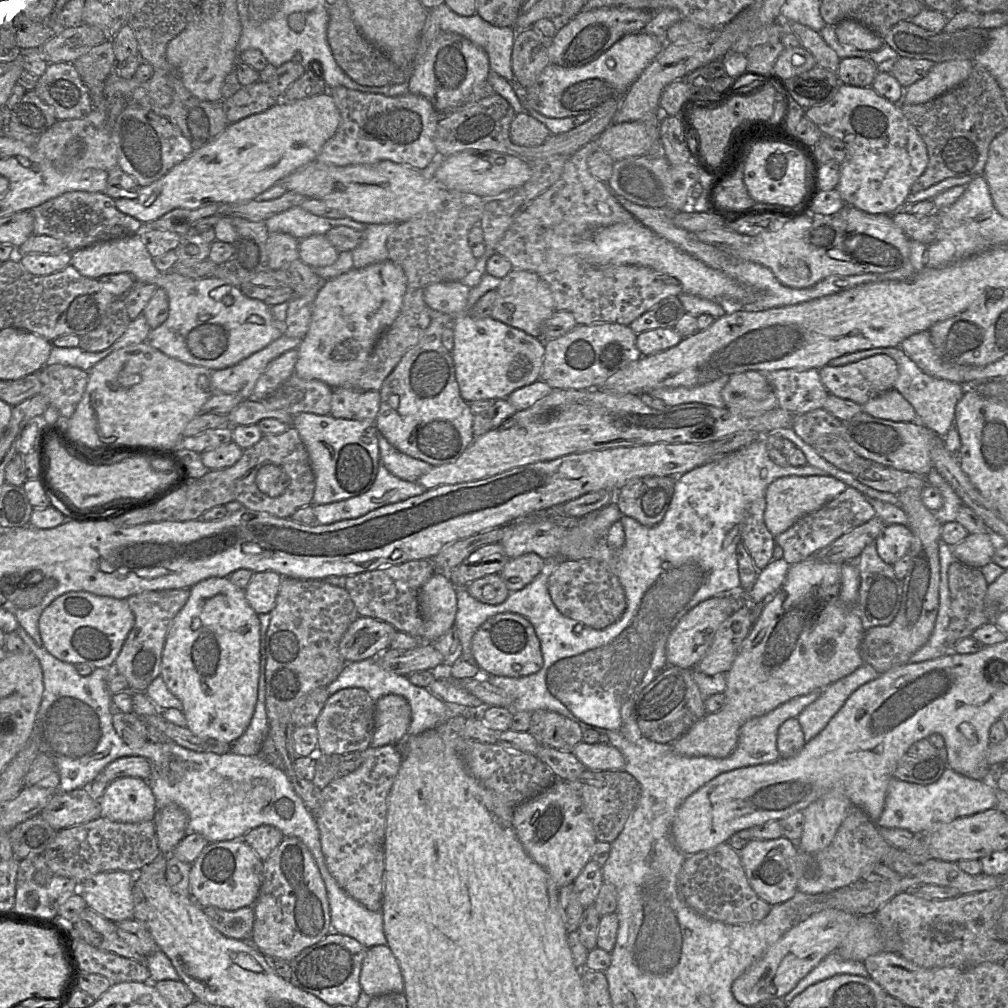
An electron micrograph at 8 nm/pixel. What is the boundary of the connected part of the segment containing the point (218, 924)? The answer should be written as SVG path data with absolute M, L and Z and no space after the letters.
M208 906L203 911L211 925L224 936L250 942L255 920L253 907L228 911Z

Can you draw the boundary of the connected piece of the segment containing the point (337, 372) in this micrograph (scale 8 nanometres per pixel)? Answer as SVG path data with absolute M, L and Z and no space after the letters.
M389 259L360 269L352 268L327 280L310 306L309 329L296 348L295 374L306 380L320 380L333 389L353 386L365 371L377 340L399 315L406 288L407 277L402 267Z

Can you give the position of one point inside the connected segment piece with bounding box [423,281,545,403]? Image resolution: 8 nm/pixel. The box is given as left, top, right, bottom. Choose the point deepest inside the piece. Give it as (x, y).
(492, 359)

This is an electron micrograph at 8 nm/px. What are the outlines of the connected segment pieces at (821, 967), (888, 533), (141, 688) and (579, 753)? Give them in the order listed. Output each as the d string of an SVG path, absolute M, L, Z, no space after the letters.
M831 953L818 963L807 975L805 975L796 986L782 999L788 1004L808 986L825 980L837 974L851 974L862 977L870 977L869 973L860 961L845 960L838 953Z
M887 524L875 540L876 550L881 559L894 565L909 553L913 534L907 525Z
M190 588L145 591L127 598L129 607L134 615L134 626L126 638L122 649L114 663L114 670L124 676L132 692L146 692L150 684L160 676L162 653L166 641L168 629L178 614L188 601Z
M578 743L572 753L590 770L624 770L623 754L611 744Z

